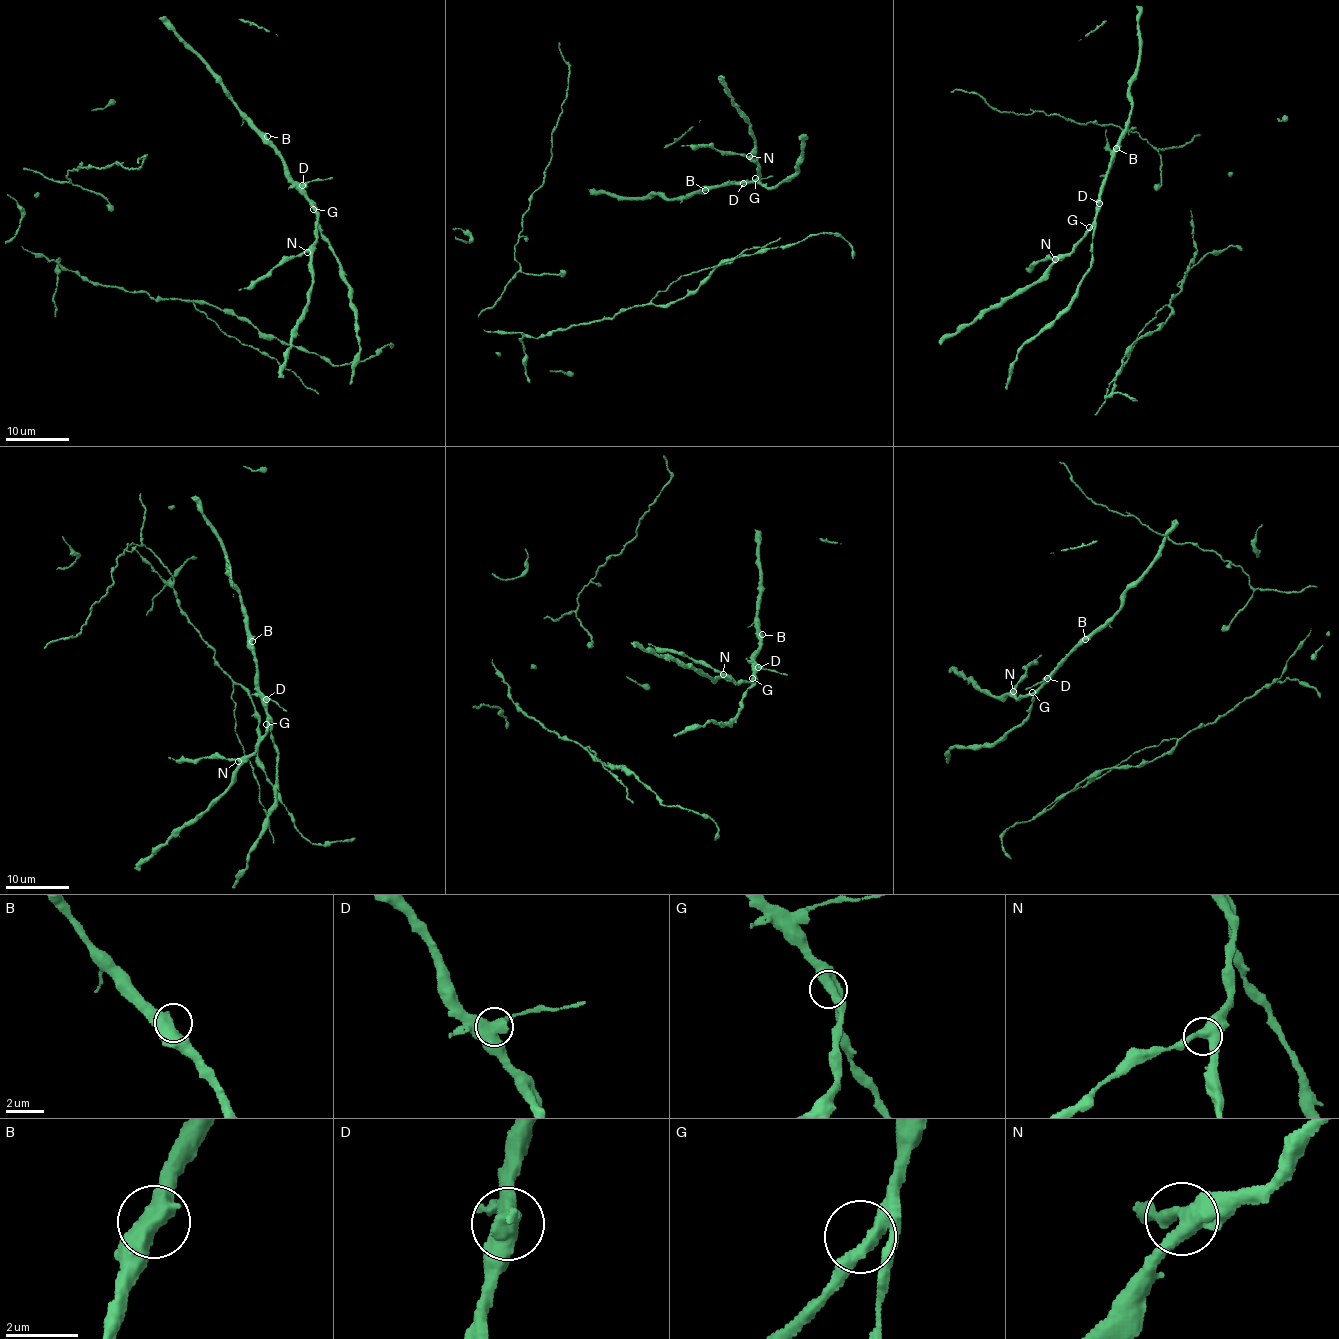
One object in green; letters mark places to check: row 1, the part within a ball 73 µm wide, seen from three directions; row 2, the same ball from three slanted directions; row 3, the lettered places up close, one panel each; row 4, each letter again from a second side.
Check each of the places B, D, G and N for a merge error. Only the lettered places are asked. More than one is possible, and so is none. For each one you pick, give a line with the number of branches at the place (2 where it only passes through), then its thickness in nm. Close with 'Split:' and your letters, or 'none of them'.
D: branches 3; calibre 500 nm
Split: D

